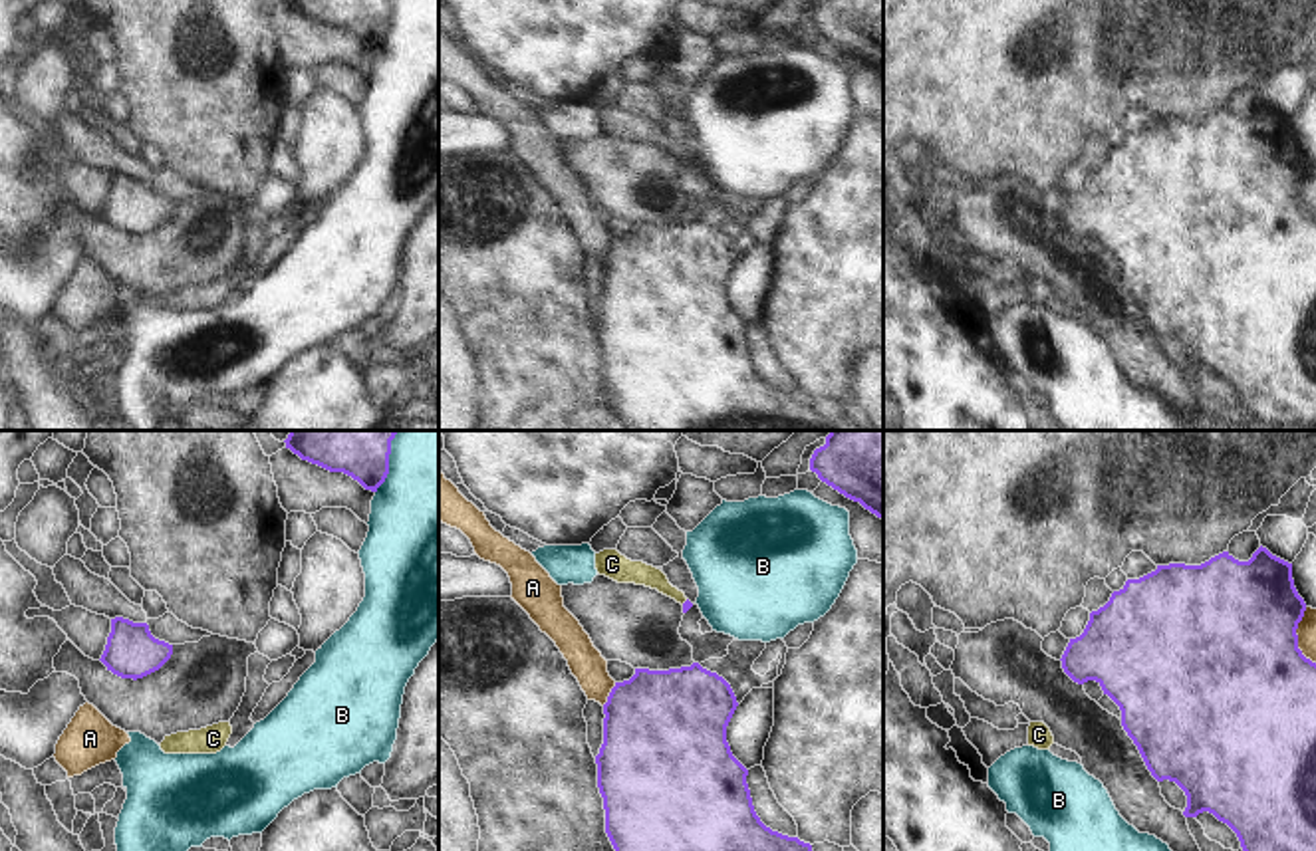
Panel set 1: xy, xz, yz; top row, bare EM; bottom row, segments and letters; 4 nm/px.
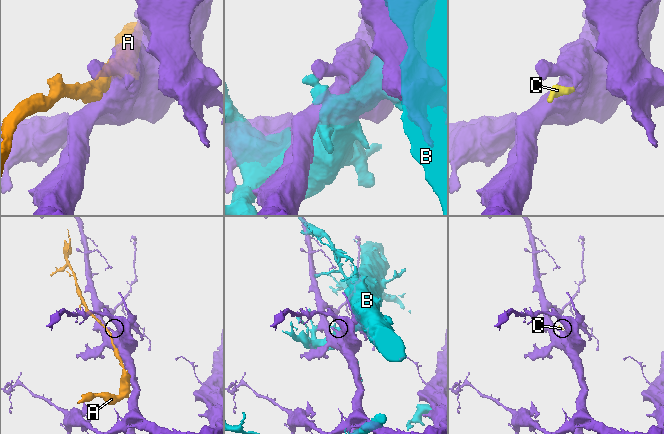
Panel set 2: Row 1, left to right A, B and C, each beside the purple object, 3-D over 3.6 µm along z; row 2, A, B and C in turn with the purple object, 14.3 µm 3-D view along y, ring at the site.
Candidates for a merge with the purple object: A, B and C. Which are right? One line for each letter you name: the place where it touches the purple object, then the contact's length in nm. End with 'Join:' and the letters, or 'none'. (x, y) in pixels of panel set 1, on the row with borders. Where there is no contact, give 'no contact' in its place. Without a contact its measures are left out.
C: xz (685, 602) | 40 nm
Join: C

